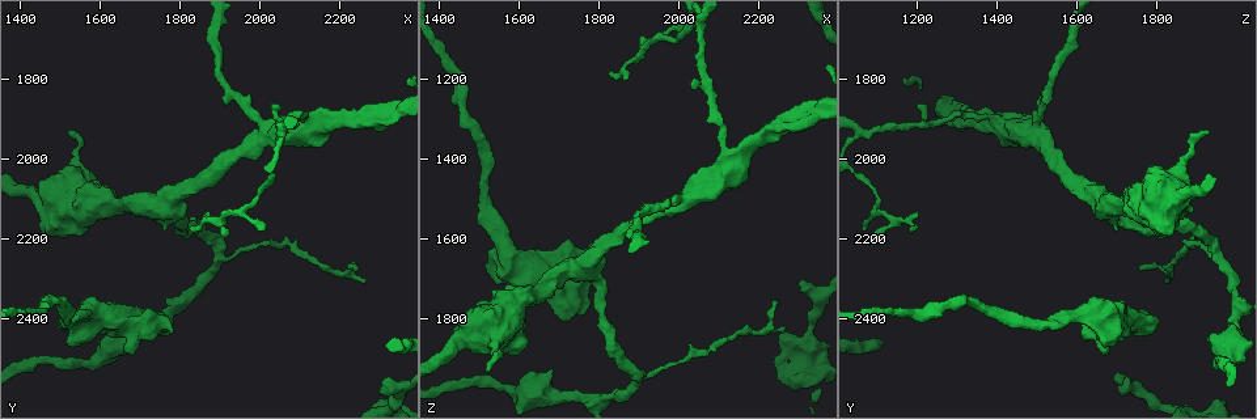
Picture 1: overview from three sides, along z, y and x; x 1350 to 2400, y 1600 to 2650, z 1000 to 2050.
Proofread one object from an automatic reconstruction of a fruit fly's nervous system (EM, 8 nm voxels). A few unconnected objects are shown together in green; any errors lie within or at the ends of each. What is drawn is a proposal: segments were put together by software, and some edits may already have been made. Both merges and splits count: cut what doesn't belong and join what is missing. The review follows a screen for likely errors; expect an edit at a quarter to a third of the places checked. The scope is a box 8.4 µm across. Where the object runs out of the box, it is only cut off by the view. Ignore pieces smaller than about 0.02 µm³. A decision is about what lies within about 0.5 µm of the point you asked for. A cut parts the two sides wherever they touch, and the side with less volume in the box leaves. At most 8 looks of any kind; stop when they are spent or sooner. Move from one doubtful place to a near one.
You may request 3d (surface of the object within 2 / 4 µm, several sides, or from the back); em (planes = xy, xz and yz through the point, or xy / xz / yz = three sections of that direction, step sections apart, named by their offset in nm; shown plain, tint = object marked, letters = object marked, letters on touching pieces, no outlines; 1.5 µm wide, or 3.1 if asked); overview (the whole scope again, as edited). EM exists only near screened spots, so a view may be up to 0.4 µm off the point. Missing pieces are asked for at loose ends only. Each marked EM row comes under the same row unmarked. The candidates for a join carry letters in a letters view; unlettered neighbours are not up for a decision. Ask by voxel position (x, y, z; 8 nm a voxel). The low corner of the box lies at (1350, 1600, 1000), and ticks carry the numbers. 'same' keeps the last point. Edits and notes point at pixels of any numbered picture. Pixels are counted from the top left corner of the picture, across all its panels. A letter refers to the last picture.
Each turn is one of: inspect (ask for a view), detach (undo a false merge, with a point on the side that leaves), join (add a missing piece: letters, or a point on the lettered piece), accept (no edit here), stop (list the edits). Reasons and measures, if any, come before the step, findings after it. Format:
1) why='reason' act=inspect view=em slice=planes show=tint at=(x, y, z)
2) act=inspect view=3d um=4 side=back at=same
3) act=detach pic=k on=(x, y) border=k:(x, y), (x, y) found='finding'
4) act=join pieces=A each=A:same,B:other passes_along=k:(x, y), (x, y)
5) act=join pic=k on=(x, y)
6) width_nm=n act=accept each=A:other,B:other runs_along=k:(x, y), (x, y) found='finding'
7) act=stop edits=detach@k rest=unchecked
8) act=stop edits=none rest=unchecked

why='thick end' act=inspect view=em slice=planes show=letters at=(1765, 2415, 1780)

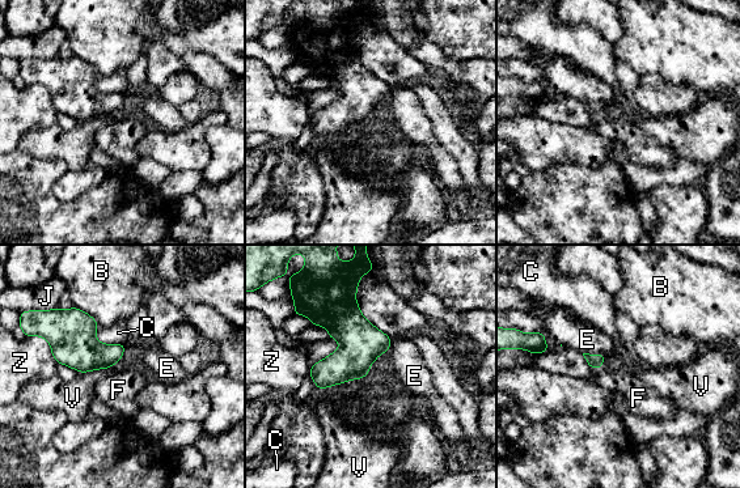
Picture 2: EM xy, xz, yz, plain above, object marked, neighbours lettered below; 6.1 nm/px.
act=accept each=B:other,C:other,E:other,F:other,J:other,V:other,Z:other border=2:(94, 331), (102, 343), (125, 346) found='none of them fits'

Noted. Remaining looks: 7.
why='an open end' act=inspect view=3d um=4 at=(2295, 2585, 1710)

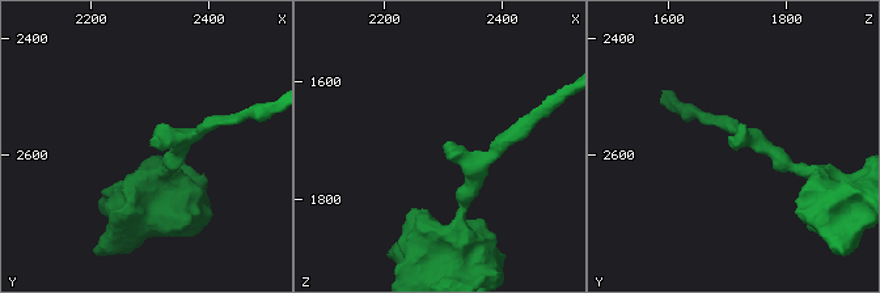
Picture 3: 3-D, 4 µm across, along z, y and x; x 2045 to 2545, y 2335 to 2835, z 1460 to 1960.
act=inspect view=em slice=planes show=letters at=(2305, 2585, 1710)

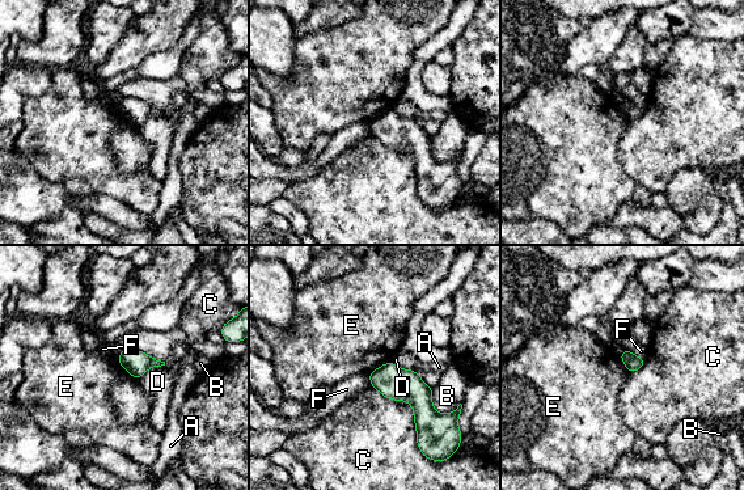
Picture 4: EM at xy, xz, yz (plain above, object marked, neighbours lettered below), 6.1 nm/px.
longest_contact=C:500nm act=accept each=A:other,B:other,C:other,D:other,E:other,F:other border=4:(390, 360), (368, 374) found='no lettered piece goes on from it'

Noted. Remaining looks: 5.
why='free end' act=inspect view=em slice=planes show=letters at=(2040, 1860, 1200)

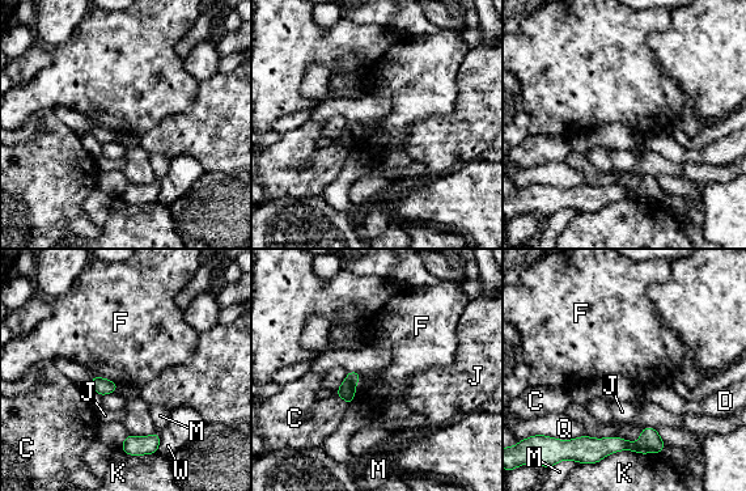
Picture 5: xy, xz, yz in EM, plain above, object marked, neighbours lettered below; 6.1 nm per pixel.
longest_contact=K:380nm act=accept each=C:other,D:other,F:other,J:other,K:other,M:other,Q:other,W:other border=5:(361, 375), (356, 382), (352, 402) found='no lettered piece goes on from it'

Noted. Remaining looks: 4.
act=stop edits=none rest=unchecked

